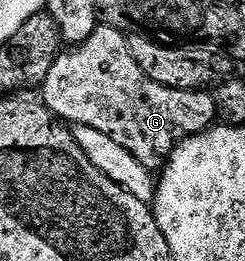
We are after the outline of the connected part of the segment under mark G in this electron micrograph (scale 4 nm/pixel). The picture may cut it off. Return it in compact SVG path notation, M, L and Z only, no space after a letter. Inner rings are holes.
M98 25L85 42L78 42L67 50L57 55L40 85L40 101L62 123L90 126L95 132L103 132L147 167L156 167L156 162L168 159L184 138L201 134L218 121L212 93L172 90L155 84L139 68L135 56L131 56L129 38L120 30Z

